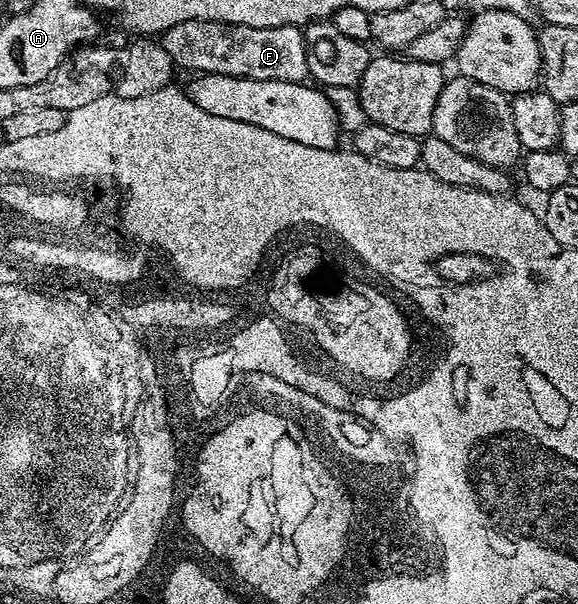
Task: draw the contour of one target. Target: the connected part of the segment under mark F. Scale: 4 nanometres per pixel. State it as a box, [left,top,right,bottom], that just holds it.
[159,21,310,85]

